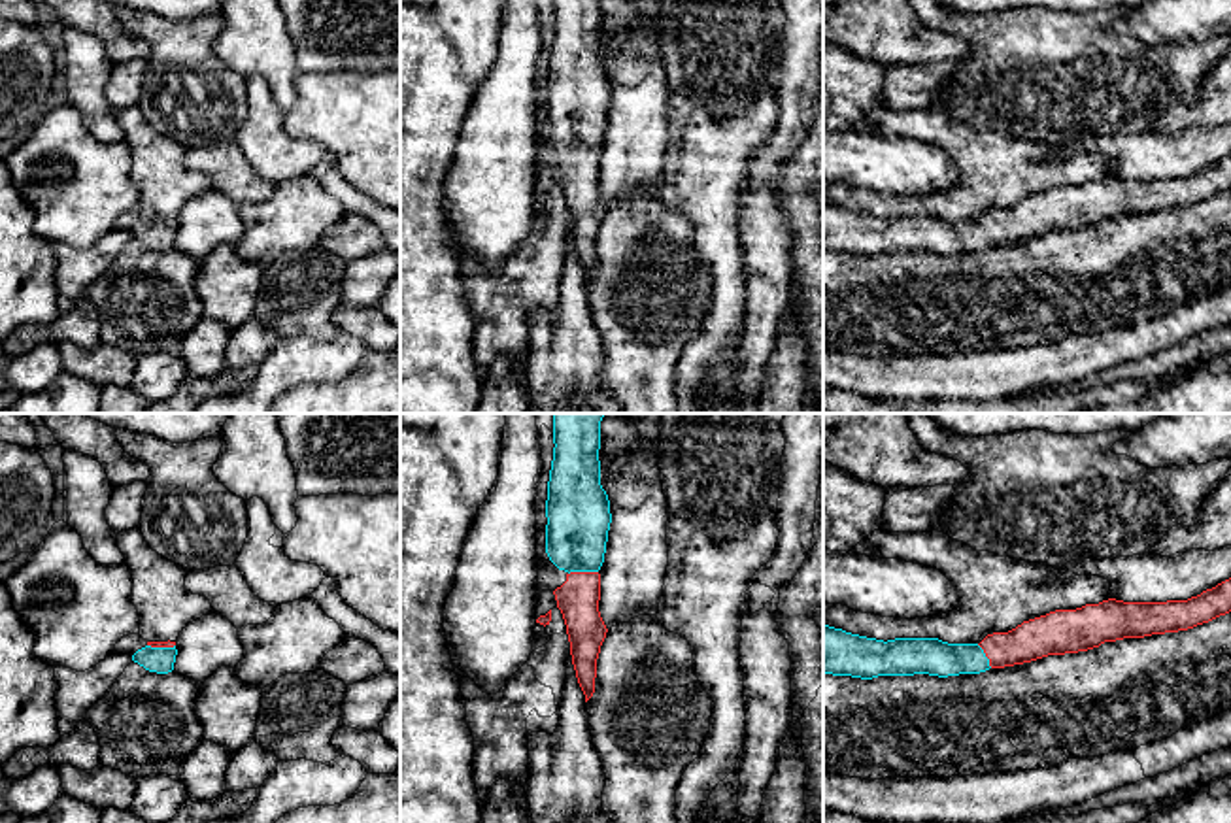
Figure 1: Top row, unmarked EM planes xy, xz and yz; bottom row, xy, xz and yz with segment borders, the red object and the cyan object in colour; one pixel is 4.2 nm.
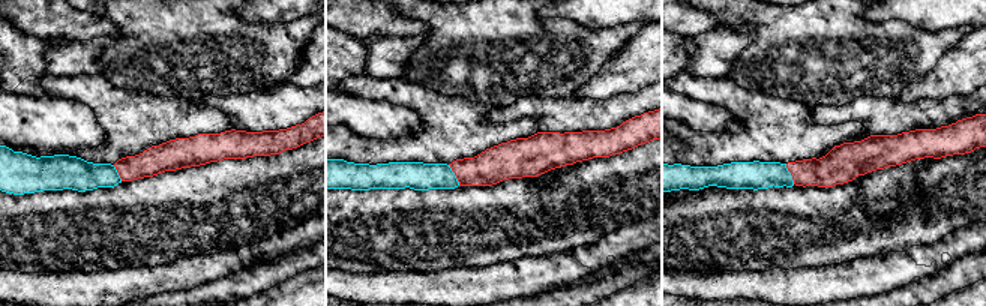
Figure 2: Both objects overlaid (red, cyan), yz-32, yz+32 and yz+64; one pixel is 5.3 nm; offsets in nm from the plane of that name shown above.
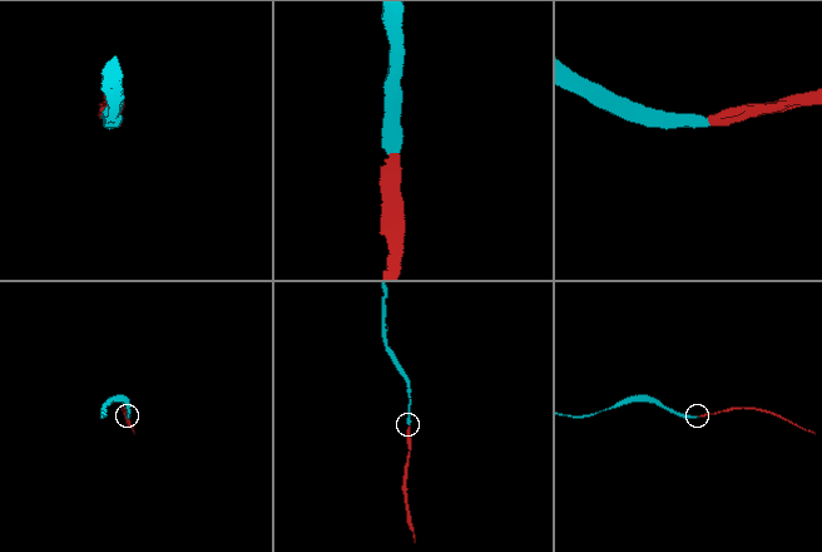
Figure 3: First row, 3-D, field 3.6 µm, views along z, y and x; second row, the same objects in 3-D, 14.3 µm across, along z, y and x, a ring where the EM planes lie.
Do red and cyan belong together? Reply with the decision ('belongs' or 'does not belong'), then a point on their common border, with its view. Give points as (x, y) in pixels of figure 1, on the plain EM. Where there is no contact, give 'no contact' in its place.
belongs | xz (582, 150)

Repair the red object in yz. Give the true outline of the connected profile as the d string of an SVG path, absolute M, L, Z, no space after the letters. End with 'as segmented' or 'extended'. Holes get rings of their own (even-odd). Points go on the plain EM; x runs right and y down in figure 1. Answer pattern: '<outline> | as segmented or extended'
M1231 155L1188 177L1123 179L1116 176L1076 187L1055 187L1023 198L980 221L938 215L876 217L823 200L823 251L872 257L929 251L980 251L1048 232L1078 230L1105 219L1188 208L1231 189Z | extended

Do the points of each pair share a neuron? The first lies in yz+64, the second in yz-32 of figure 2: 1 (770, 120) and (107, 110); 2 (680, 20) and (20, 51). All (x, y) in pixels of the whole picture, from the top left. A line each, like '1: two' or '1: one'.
1: one
2: two

